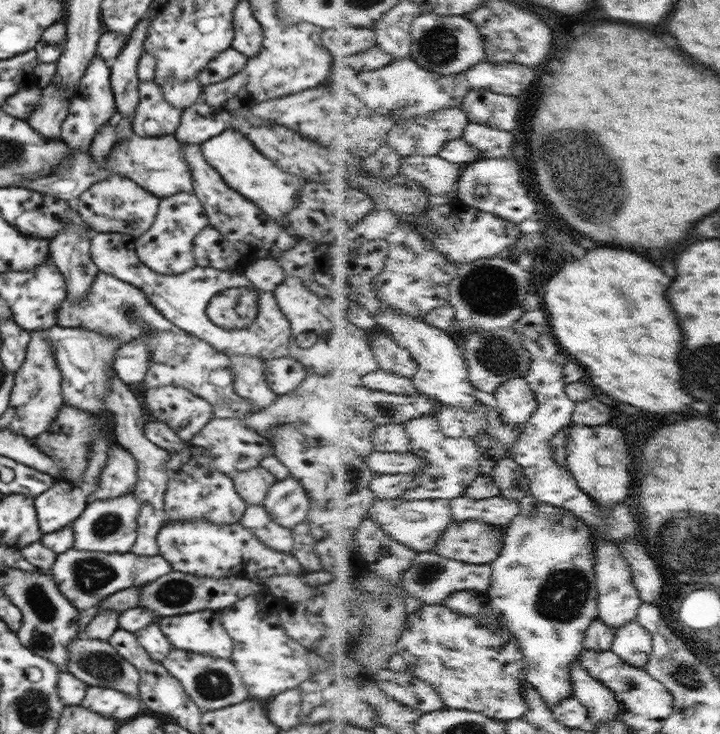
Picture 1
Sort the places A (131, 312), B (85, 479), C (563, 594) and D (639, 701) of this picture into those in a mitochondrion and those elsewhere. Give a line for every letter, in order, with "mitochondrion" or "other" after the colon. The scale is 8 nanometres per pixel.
A: mitochondrion
B: other
C: mitochondrion
D: other

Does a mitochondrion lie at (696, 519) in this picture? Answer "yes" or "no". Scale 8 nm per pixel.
yes

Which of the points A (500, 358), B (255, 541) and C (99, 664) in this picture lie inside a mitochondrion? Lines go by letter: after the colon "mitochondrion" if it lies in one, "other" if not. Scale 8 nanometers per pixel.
A: mitochondrion
B: other
C: mitochondrion

